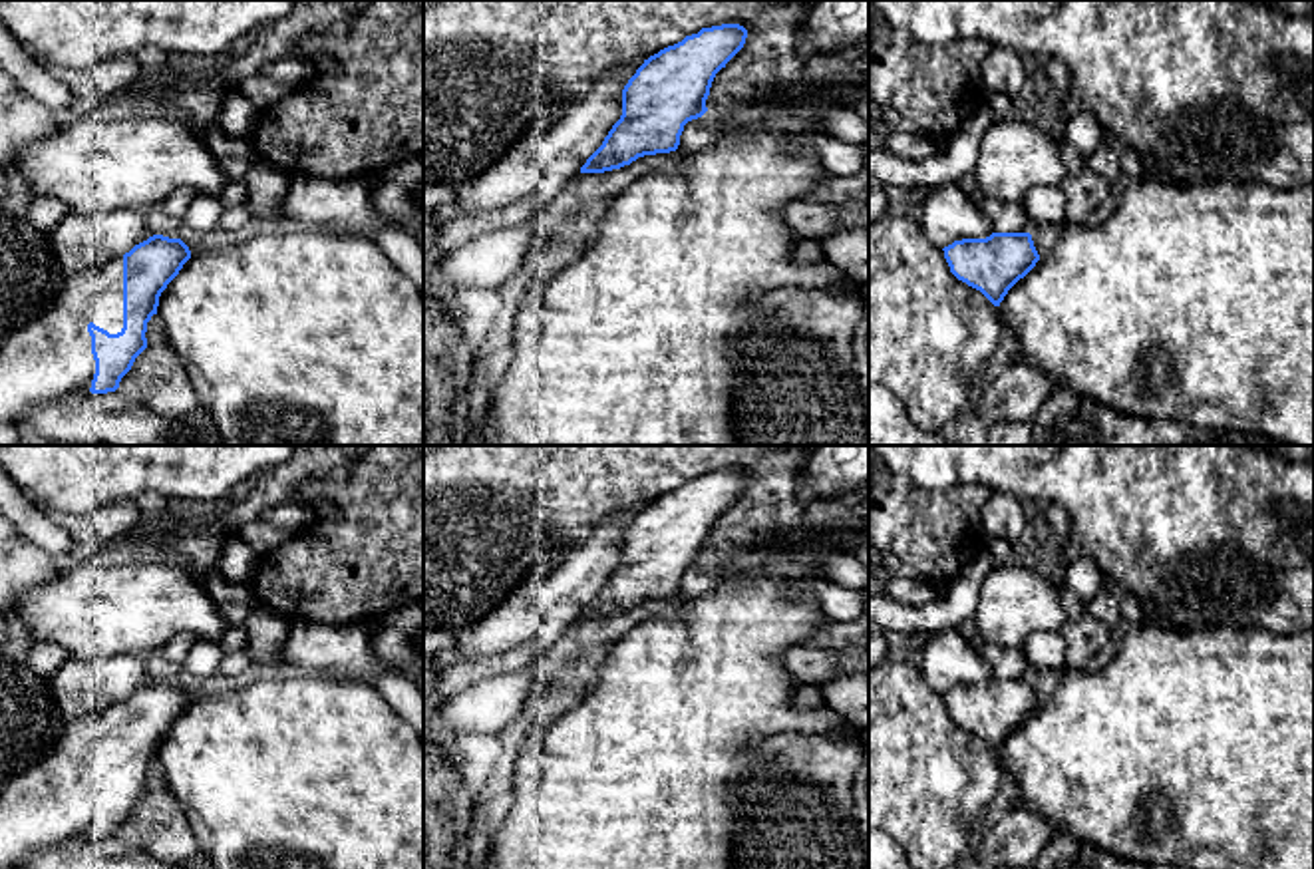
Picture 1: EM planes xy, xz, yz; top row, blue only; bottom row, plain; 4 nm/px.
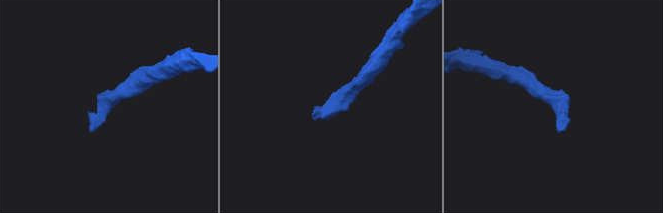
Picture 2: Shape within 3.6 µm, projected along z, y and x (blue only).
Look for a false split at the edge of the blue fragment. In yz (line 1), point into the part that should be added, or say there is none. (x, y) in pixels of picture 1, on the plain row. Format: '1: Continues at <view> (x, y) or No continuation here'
1: No continuation here

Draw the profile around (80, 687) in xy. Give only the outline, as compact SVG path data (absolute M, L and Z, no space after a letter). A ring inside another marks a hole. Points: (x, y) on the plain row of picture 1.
M131 654L105 658L70 656L48 678L58 714L68 722L123 702L149 682L149 658Z

